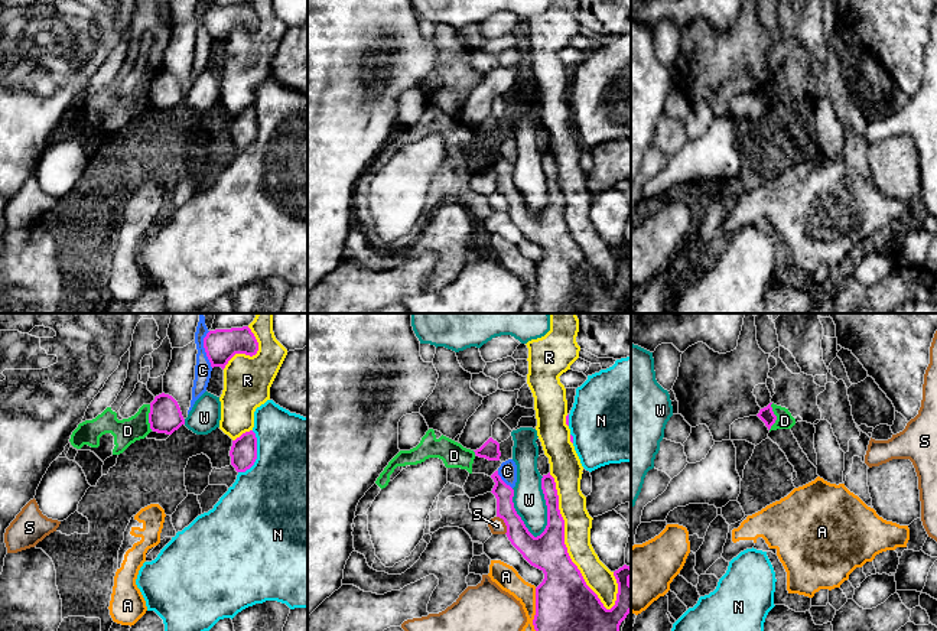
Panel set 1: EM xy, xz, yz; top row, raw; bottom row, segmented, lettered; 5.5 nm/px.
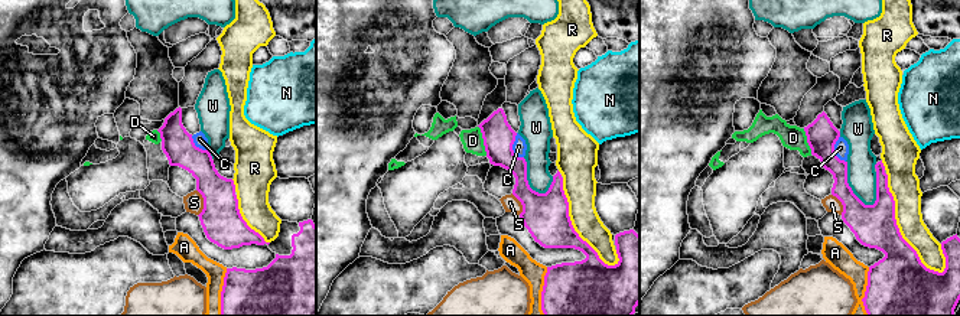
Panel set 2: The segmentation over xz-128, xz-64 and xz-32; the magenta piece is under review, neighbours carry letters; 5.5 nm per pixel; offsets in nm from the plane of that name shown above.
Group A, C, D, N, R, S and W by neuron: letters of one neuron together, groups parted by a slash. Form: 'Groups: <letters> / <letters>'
Groups: A / C / D / N / R / S / W

